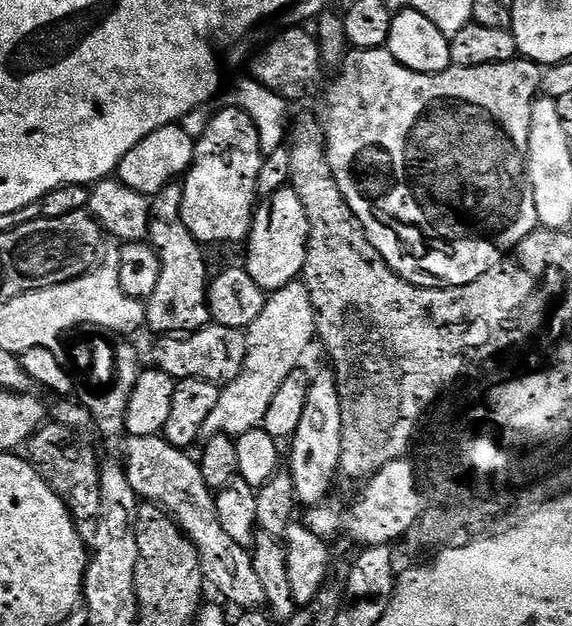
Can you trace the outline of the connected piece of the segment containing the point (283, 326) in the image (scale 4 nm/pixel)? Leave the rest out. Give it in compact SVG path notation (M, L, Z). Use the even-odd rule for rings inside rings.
M303 282L287 284L271 293L264 301L264 309L244 336L244 361L240 373L229 384L220 388L218 406L210 410L210 418L206 418L203 435L211 438L226 436L235 438L250 430L261 427L266 418L266 410L270 410L270 402L274 402L274 394L278 386L291 372L297 371L296 359L311 346L316 336L315 313L308 298L308 291Z

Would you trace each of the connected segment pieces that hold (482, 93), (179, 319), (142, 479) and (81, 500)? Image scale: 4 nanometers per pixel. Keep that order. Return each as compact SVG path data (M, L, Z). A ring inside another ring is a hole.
M382 47L349 51L335 74L337 76L328 88L326 119L326 143L332 177L338 182L338 190L342 190L342 198L356 215L356 223L364 229L365 238L403 280L415 284L417 288L466 286L466 282L482 278L486 270L496 267L517 244L537 231L538 211L535 209L535 194L528 177L528 147L531 108L538 99L541 65L532 60L517 58L473 68L451 67L444 72L415 72L399 64L387 47Z
M173 182L162 186L156 196L151 197L148 210L148 234L147 239L160 257L160 273L156 275L154 294L150 294L146 301L148 307L148 324L156 334L187 334L197 332L200 328L208 327L210 317L208 314L208 286L210 283L210 271L204 265L205 249L193 238L190 230L182 222L182 194L183 183Z
M163 435L133 436L127 442L122 467L130 486L141 501L159 506L175 520L196 548L200 573L204 575L207 587L221 592L230 603L237 604L237 609L259 609L264 604L262 582L258 582L258 574L254 574L249 549L238 546L226 530L222 530L222 522L218 522L216 513L216 497L213 489L206 486L199 463L193 457L191 460L185 449L176 448L165 440Z
M45 423L26 445L26 456L41 480L62 497L77 525L91 525L98 518L100 505L100 469L96 456L79 440L77 433L65 424Z

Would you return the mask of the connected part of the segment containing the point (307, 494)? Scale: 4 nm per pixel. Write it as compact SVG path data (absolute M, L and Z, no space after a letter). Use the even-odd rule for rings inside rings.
M328 374L313 375L308 385L306 410L302 410L302 422L298 422L298 430L290 438L292 453L286 456L286 468L292 474L292 486L301 505L315 505L327 490L332 474L337 473L340 467L341 428L340 392L336 389L335 379Z

